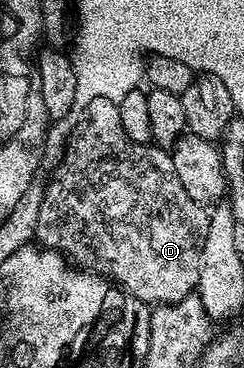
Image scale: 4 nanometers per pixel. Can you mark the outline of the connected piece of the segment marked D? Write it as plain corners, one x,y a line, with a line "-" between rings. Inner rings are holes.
106,96
95,98
80,109
78,116
81,117
76,117
63,158
45,184
36,239
46,248
57,249
74,265
112,280
147,306
188,301
189,292
191,296
197,286
203,238
207,238
206,205
195,202
183,190
179,174
175,174
175,162
166,149
152,142
140,144
127,138
116,100
108,100

